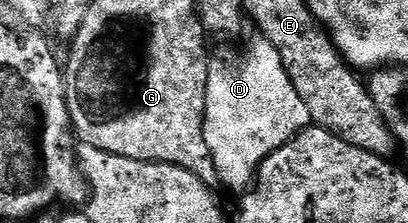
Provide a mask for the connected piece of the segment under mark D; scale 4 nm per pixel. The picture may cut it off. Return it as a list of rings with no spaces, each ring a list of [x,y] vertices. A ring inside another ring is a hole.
[[[257,37],[241,59],[229,55],[210,62],[203,133],[215,161],[218,182],[235,194],[247,191],[262,161],[275,149],[290,143],[310,123],[307,105],[295,91],[283,67],[283,57],[279,57],[279,49],[271,41]]]

